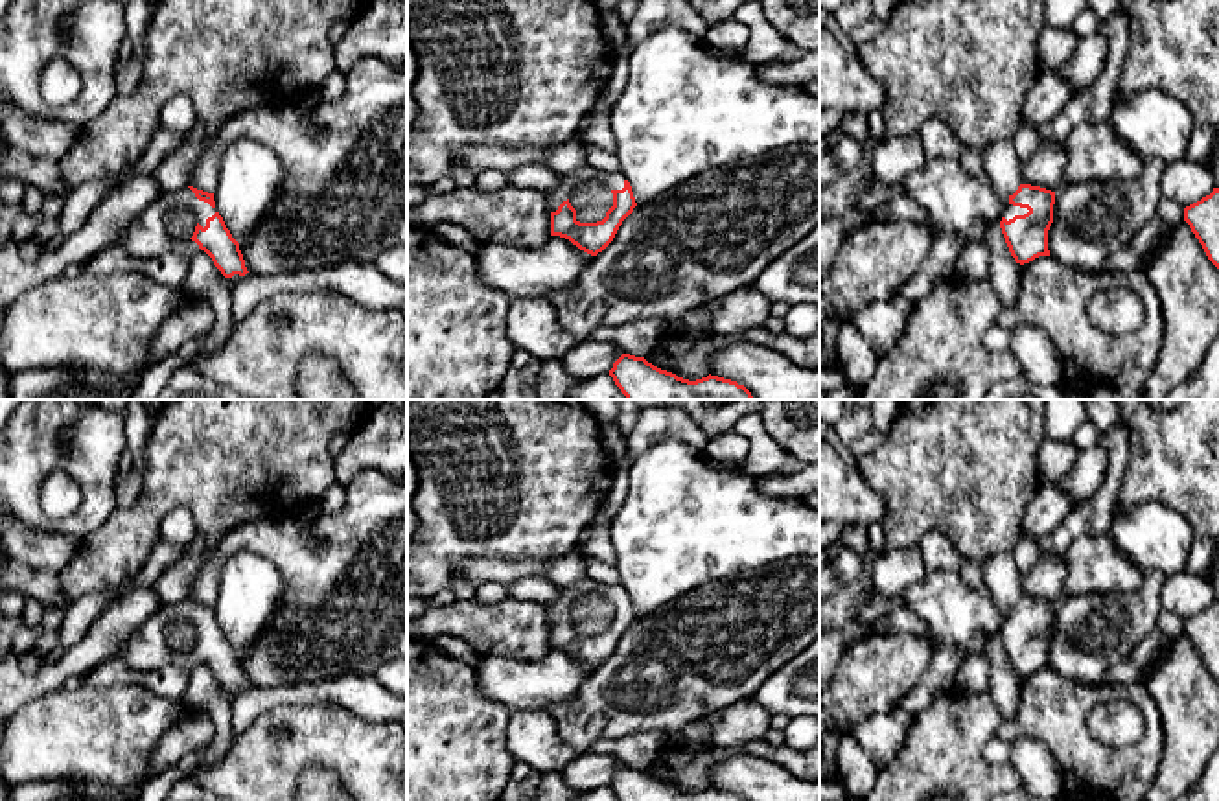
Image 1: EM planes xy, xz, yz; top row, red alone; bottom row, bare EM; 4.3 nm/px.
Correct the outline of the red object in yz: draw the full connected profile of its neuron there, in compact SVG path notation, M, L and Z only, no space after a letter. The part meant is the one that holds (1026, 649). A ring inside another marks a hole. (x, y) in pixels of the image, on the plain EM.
M1020 597L1009 608L1009 619L1000 633L1002 646L1016 676L1050 668L1048 643L1053 635L1055 604Z

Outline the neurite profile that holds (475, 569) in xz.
M468 558L453 565L453 573L460 573L471 584L482 582L514 584L525 576L547 576L549 558L523 558L516 562L493 560L493 558Z

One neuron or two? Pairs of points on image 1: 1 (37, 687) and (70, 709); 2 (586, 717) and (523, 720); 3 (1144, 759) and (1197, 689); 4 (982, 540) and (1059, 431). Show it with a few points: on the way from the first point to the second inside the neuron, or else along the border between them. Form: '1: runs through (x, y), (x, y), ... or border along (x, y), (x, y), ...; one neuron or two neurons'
1: border along (61, 687), (28, 700), (19, 709); two neurons
2: border along (545, 711), (558, 735), (577, 754); two neurons
3: border along (1148, 693), (1160, 717), (1162, 759), (1157, 776); two neurons
4: border along (1043, 418), (1044, 437); two neurons

